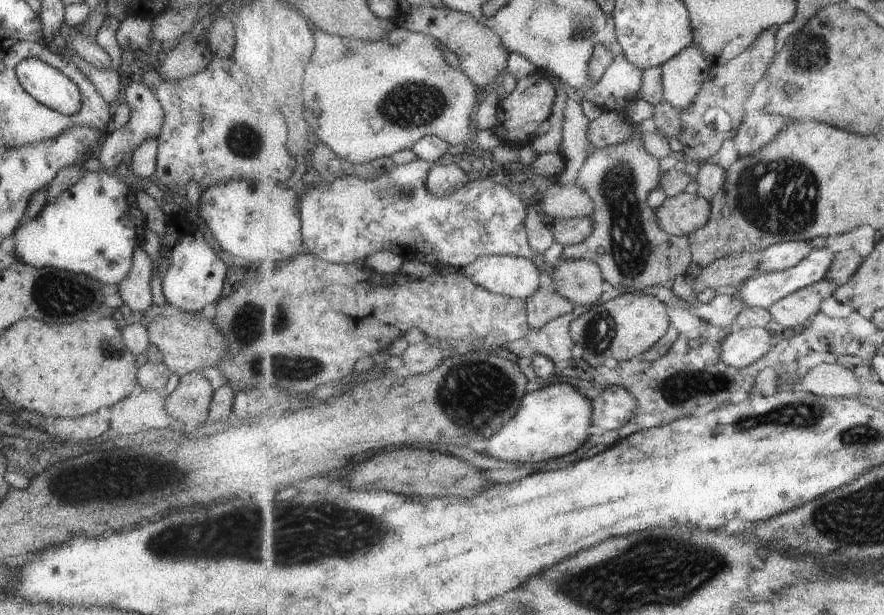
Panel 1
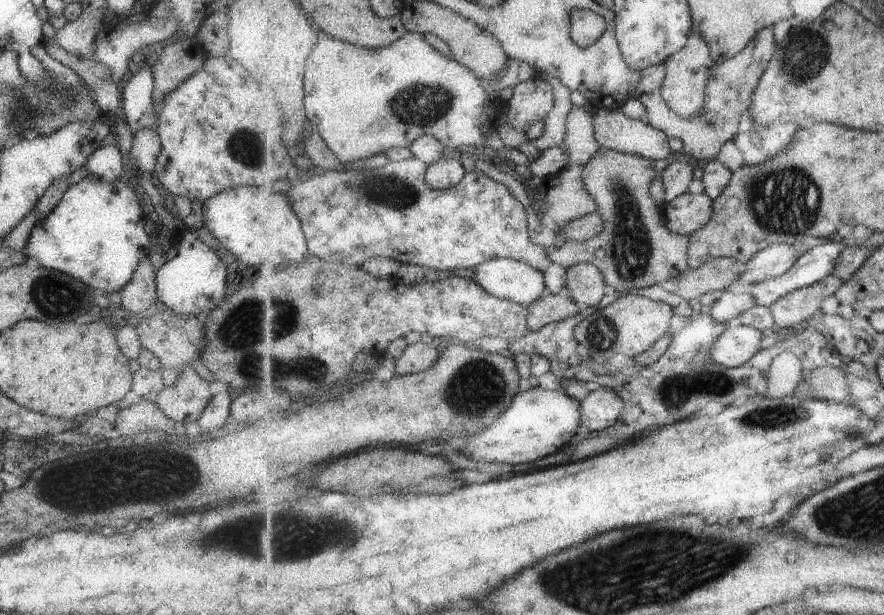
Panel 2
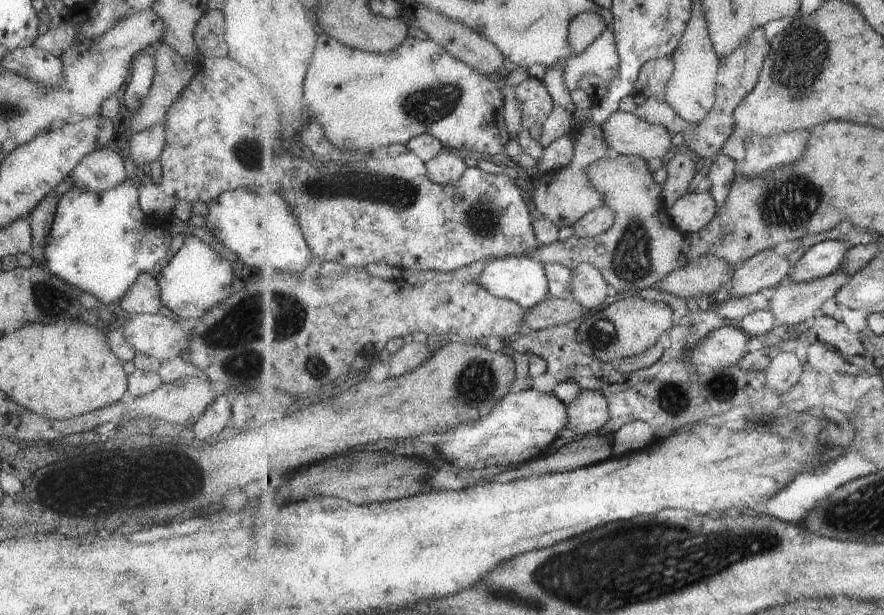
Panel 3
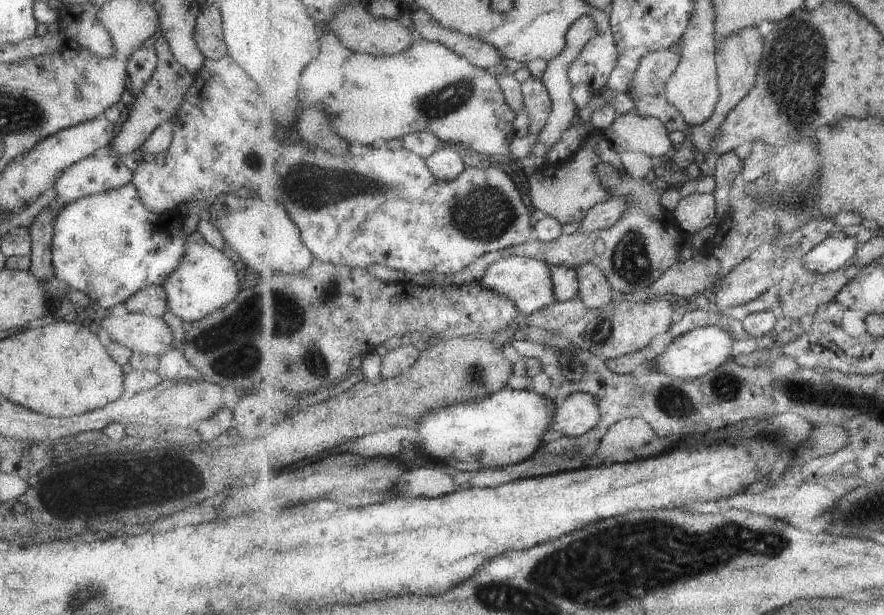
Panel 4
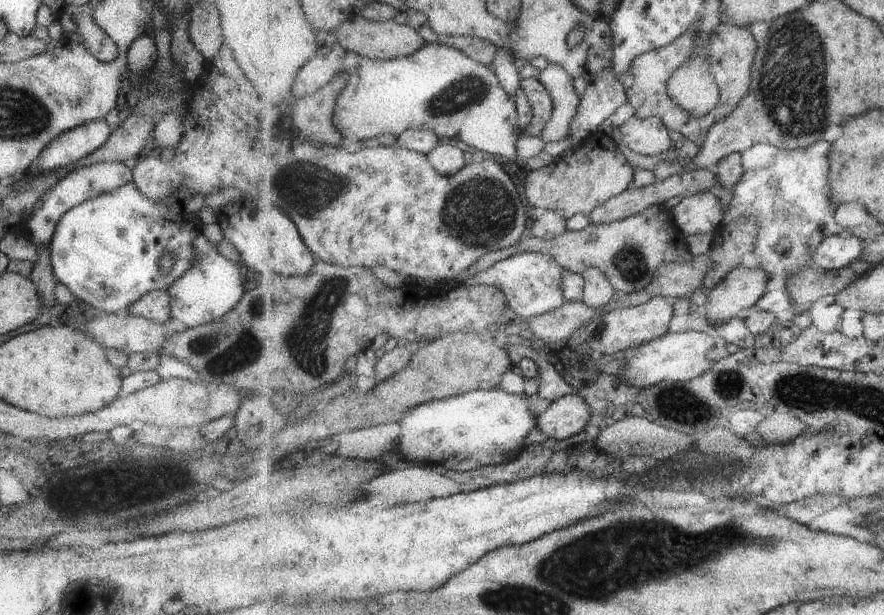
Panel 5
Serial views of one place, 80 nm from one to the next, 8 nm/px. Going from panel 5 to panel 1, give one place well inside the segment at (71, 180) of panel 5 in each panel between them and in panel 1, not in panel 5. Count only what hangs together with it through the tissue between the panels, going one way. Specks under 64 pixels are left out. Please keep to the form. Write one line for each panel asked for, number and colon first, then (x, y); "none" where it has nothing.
1: (145, 118)
2: (103, 163)
3: (100, 169)
4: (94, 174)

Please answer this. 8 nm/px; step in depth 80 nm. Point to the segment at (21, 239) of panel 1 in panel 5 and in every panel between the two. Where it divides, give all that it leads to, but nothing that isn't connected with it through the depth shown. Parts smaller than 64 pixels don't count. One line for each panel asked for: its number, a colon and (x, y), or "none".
2: (94, 234)
3: (99, 242)
4: (108, 245)
5: (106, 249)

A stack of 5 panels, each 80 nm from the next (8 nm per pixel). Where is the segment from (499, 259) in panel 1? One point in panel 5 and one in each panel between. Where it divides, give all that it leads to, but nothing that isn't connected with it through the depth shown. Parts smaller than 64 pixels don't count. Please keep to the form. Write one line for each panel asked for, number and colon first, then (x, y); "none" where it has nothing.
2: (506, 278)
3: (520, 279)
4: (528, 282)
5: (532, 283)

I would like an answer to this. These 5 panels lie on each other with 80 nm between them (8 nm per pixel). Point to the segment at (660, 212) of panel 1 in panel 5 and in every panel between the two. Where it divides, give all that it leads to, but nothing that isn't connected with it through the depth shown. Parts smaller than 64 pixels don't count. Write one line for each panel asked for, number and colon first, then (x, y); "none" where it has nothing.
2: (689, 213)
3: (692, 212)
4: (695, 212)
5: (701, 213)

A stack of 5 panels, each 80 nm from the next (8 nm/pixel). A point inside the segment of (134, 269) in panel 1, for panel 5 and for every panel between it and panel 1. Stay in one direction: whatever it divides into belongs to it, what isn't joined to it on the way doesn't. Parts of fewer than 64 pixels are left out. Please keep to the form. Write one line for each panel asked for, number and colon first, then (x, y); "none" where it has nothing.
2: (139, 292)
3: (142, 296)
4: (150, 300)
5: (154, 305)

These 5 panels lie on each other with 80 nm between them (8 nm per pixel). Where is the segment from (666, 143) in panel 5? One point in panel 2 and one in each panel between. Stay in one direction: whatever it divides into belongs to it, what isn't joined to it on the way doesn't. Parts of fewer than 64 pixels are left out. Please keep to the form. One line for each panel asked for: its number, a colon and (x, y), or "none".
2: (615, 130)
3: (625, 134)
4: (630, 133)

